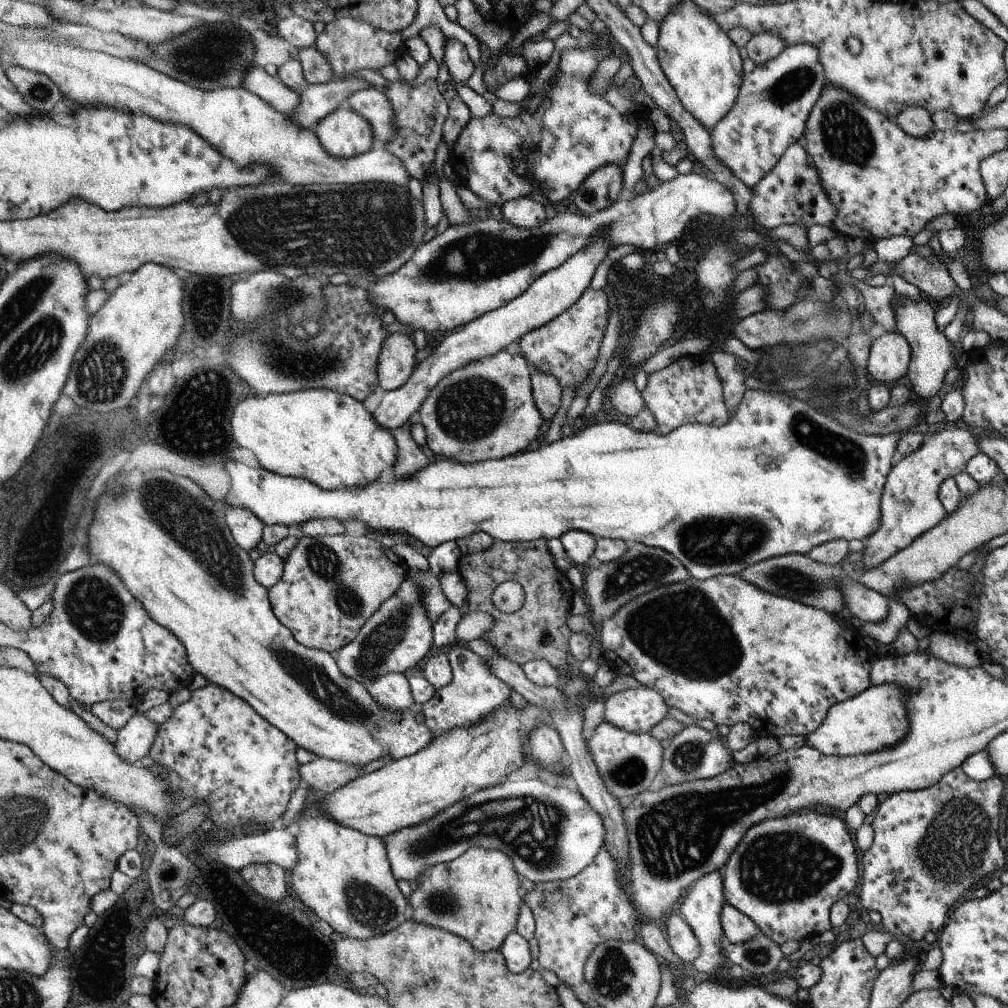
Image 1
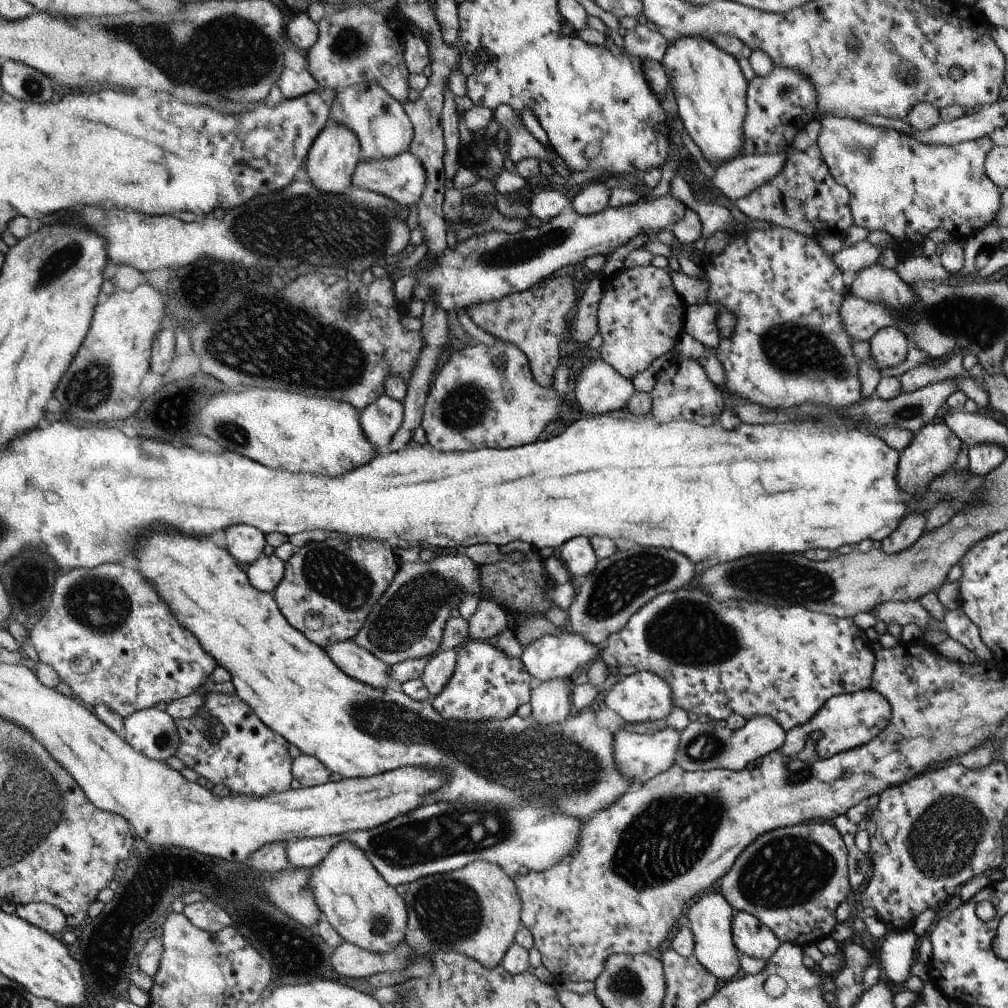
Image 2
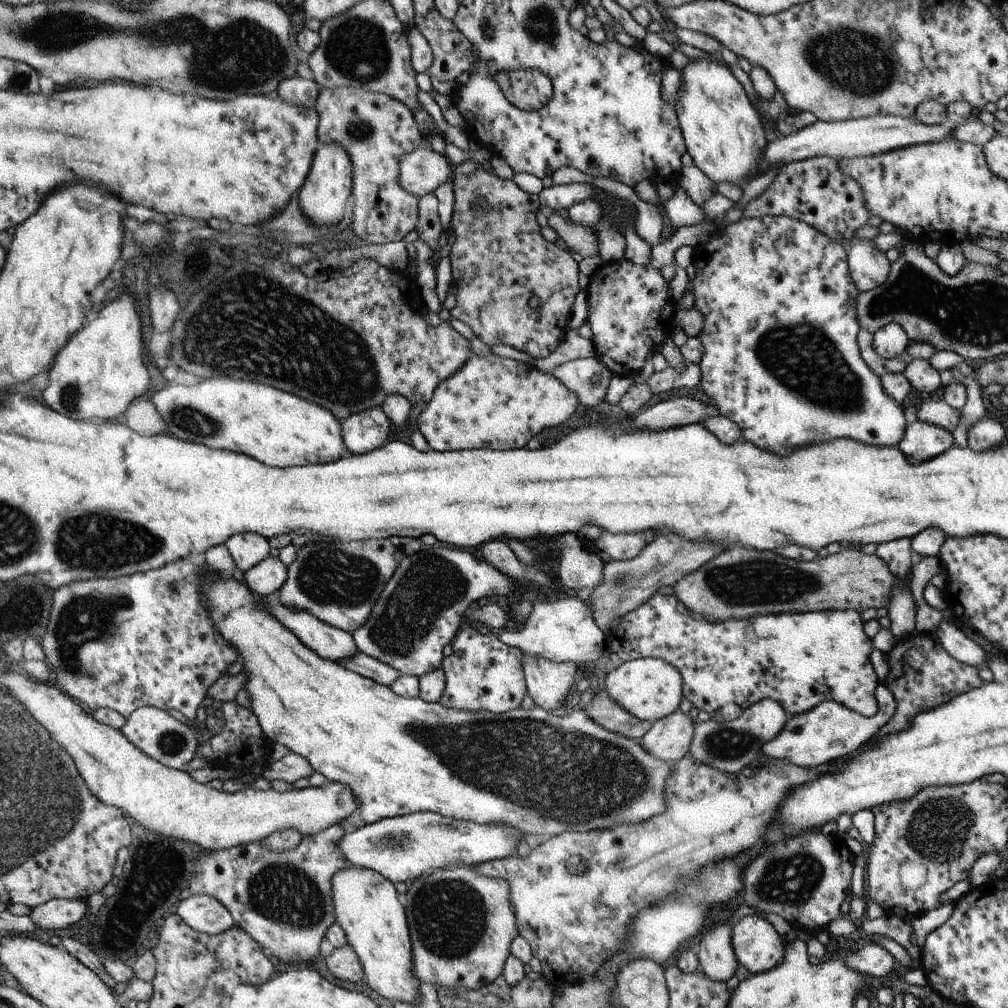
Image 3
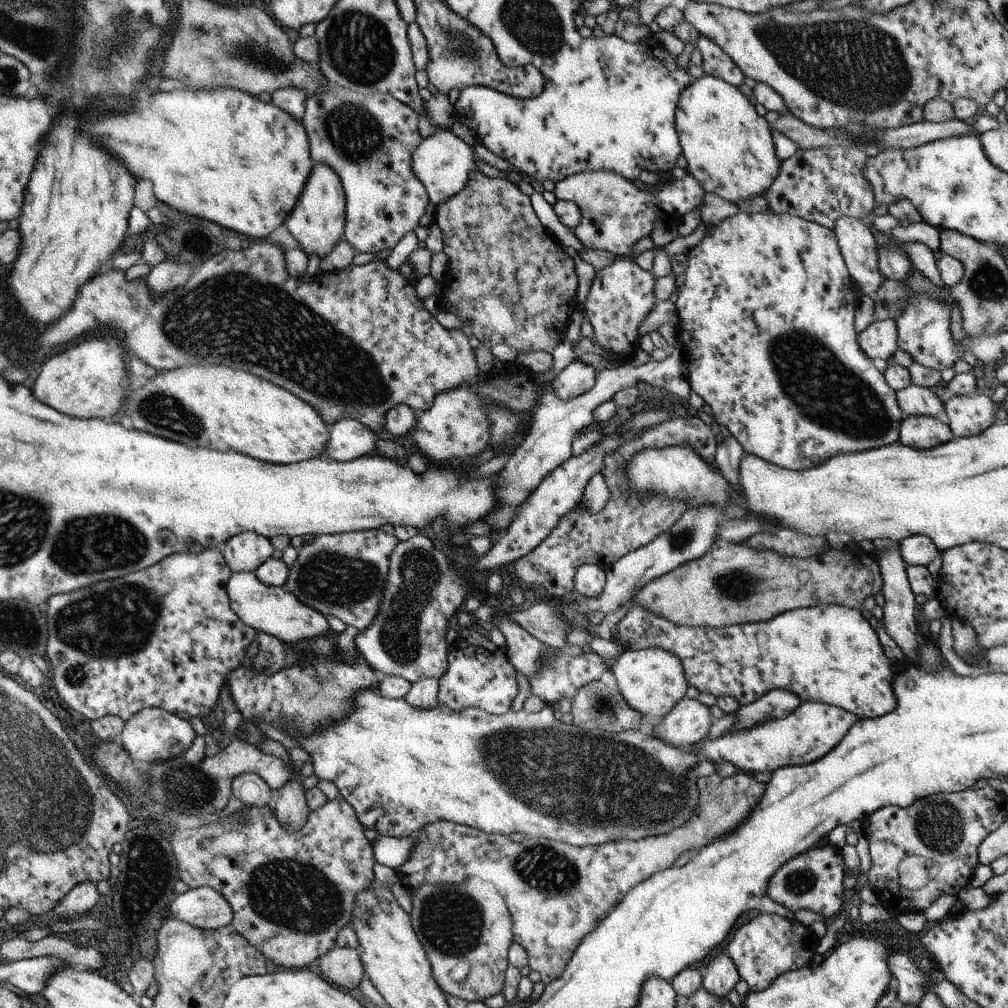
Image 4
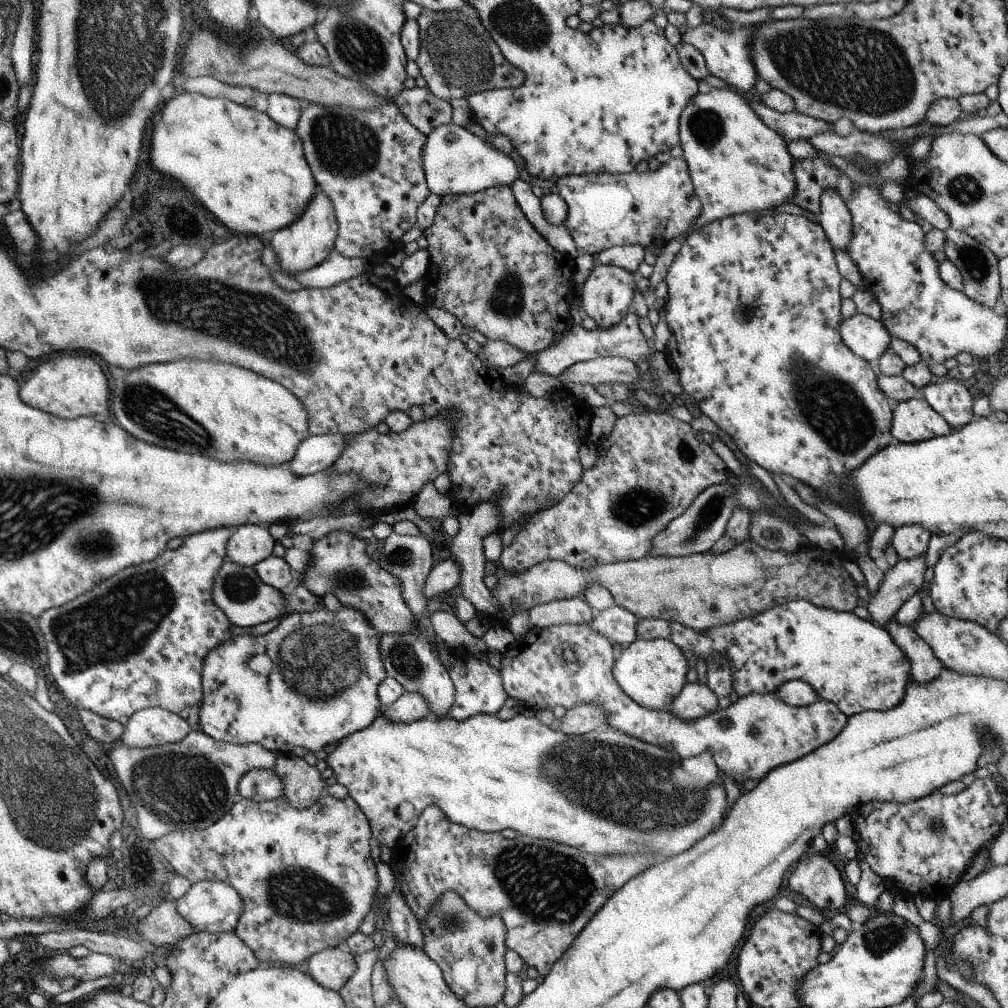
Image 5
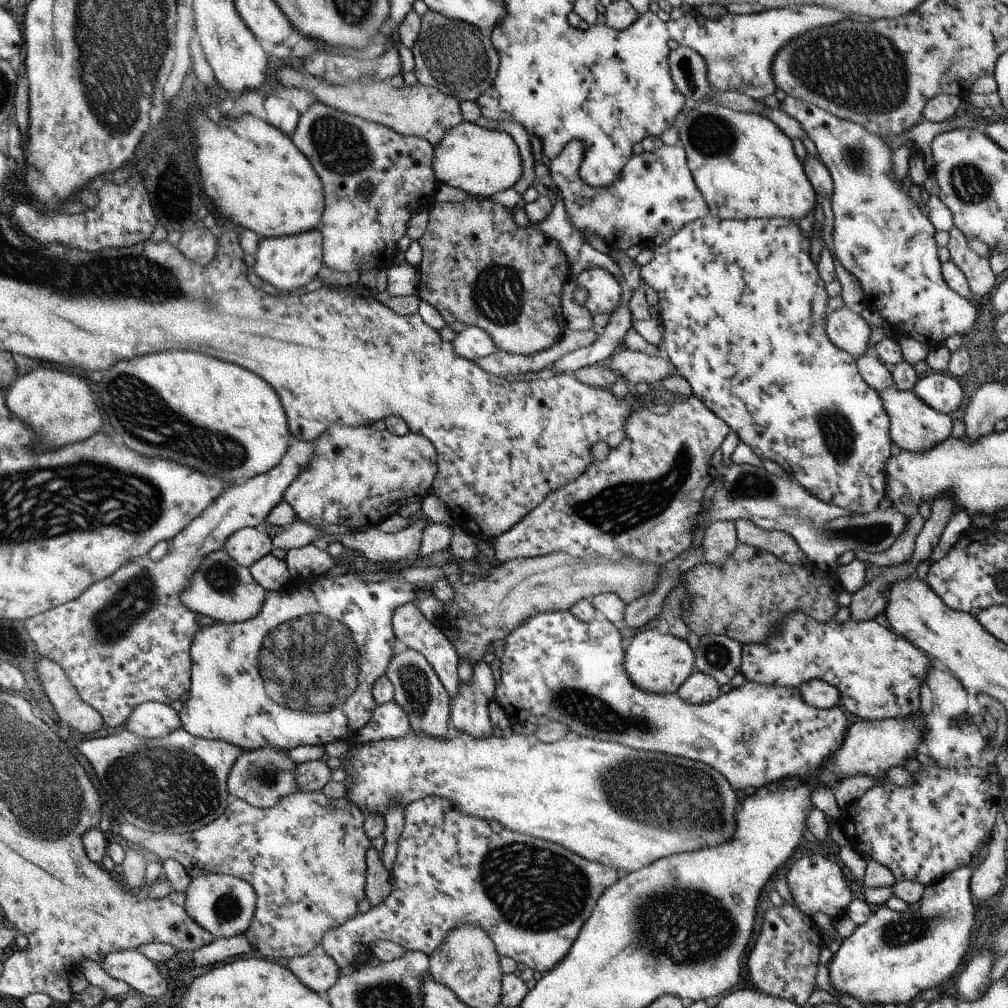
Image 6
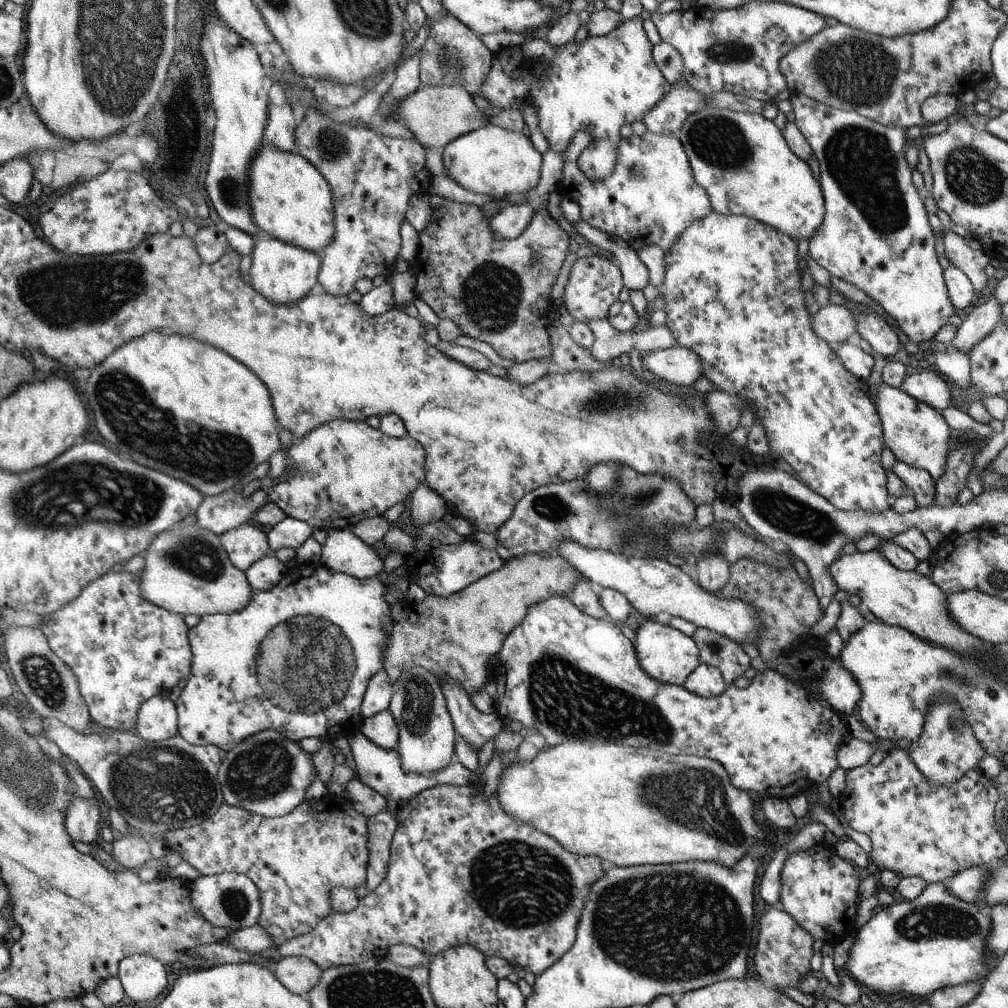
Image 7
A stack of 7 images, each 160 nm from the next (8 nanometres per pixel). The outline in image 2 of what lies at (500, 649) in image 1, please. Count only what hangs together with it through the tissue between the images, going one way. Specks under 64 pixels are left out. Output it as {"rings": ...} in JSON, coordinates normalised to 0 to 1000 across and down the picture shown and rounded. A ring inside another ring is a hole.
{"rings":[[[510,537],[495,543],[496,548],[501,551],[509,546],[517,546],[522,550],[520,560],[507,560],[502,556],[492,557],[486,560],[476,561],[477,583],[481,584],[480,594],[494,598],[500,605],[513,610],[513,620],[510,627],[514,637],[519,642],[531,638],[549,629],[552,631],[557,627],[547,615],[543,614],[542,606],[552,601],[549,595],[543,590],[543,586],[551,581],[542,563],[542,557],[536,552],[536,546],[527,540]]]}

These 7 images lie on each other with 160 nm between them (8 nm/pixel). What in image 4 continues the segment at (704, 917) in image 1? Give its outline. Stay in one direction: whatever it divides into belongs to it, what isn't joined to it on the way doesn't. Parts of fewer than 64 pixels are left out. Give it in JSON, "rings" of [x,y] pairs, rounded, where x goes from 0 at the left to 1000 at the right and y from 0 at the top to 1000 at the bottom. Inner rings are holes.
{"rings":[[[716,944],[708,946],[706,951],[702,952],[697,964],[697,979],[713,989],[720,989],[735,971],[728,953]]]}

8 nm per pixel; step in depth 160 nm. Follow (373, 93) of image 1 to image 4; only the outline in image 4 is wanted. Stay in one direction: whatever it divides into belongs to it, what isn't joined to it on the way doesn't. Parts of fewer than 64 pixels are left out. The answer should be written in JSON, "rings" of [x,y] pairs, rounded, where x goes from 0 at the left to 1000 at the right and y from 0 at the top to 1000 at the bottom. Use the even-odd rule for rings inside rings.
{"rings":[[[326,84],[322,88],[310,92],[305,97],[305,106],[300,119],[303,128],[307,134],[307,142],[310,144],[310,158],[312,163],[323,162],[327,164],[338,175],[339,183],[342,186],[343,198],[342,202],[342,230],[340,236],[345,238],[355,250],[369,250],[375,251],[377,248],[388,248],[409,228],[413,228],[415,218],[421,216],[421,204],[423,200],[428,200],[423,194],[423,187],[420,181],[411,173],[409,166],[409,155],[413,151],[415,145],[420,140],[417,130],[417,115],[413,109],[402,104],[396,100],[394,96],[389,95],[387,92],[374,92],[371,94],[360,94],[339,86]]]}

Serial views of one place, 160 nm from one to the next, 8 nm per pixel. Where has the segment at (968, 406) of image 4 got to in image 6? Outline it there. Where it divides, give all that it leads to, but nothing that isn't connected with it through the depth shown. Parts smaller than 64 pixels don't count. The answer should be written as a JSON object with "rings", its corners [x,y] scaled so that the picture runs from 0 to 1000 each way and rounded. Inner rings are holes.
{"rings":[[[940,369],[913,373],[906,390],[930,409],[950,413],[957,402],[952,381]]]}

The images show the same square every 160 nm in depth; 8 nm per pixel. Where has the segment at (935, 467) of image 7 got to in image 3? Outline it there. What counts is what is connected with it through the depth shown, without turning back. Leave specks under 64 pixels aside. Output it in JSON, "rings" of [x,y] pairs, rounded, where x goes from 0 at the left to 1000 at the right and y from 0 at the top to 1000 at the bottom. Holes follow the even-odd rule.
{"rings":[[[904,415],[891,444],[903,460],[926,455],[946,442],[944,430],[938,425]]]}

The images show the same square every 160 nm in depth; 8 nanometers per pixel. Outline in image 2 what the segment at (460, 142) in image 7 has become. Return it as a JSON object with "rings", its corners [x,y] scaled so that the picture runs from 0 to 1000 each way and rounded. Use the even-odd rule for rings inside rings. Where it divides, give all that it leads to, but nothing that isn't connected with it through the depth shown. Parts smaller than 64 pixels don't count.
{"rings":[[[407,150],[398,151],[397,154],[386,158],[371,158],[363,161],[360,157],[349,177],[349,185],[380,192],[404,205],[414,202],[422,188],[423,181],[425,177],[421,176],[421,166],[415,157],[407,153]]]}

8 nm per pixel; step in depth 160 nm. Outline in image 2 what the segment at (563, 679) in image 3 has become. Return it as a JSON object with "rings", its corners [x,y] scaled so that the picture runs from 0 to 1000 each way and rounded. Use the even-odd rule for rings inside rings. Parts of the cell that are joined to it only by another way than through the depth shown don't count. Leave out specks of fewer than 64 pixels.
{"rings":[[[550,674],[528,680],[527,710],[535,719],[558,718],[568,708],[565,675]]]}

